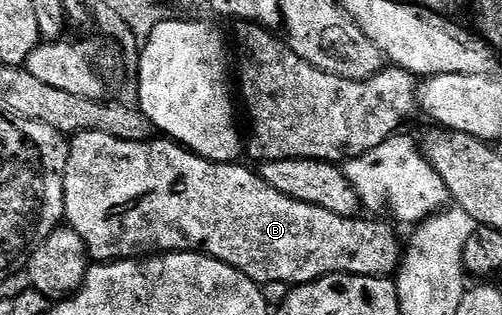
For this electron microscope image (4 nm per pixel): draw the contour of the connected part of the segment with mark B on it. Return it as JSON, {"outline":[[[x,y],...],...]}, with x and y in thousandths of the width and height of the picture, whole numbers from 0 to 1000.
{"outline":[[[159,419],[139,448],[133,476],[133,524],[125,556],[129,603],[131,708],[153,743],[161,743],[161,768],[169,768],[175,816],[189,832],[227,832],[231,825],[267,825],[311,806],[337,800],[400,800],[406,813],[422,813],[426,825],[464,844],[480,870],[488,870],[510,902],[570,902],[594,908],[620,902],[643,876],[665,876],[669,863],[693,863],[697,876],[769,876],[777,879],[799,835],[799,775],[795,749],[771,711],[753,711],[747,698],[723,698],[705,686],[661,679],[639,654],[624,654],[616,641],[600,641],[592,629],[576,629],[560,616],[560,603],[544,603],[536,578],[516,562],[514,543],[482,533],[482,517],[434,521],[390,495],[386,483],[331,438],[303,438],[281,451],[249,451],[241,438],[225,438],[199,419]]]}

